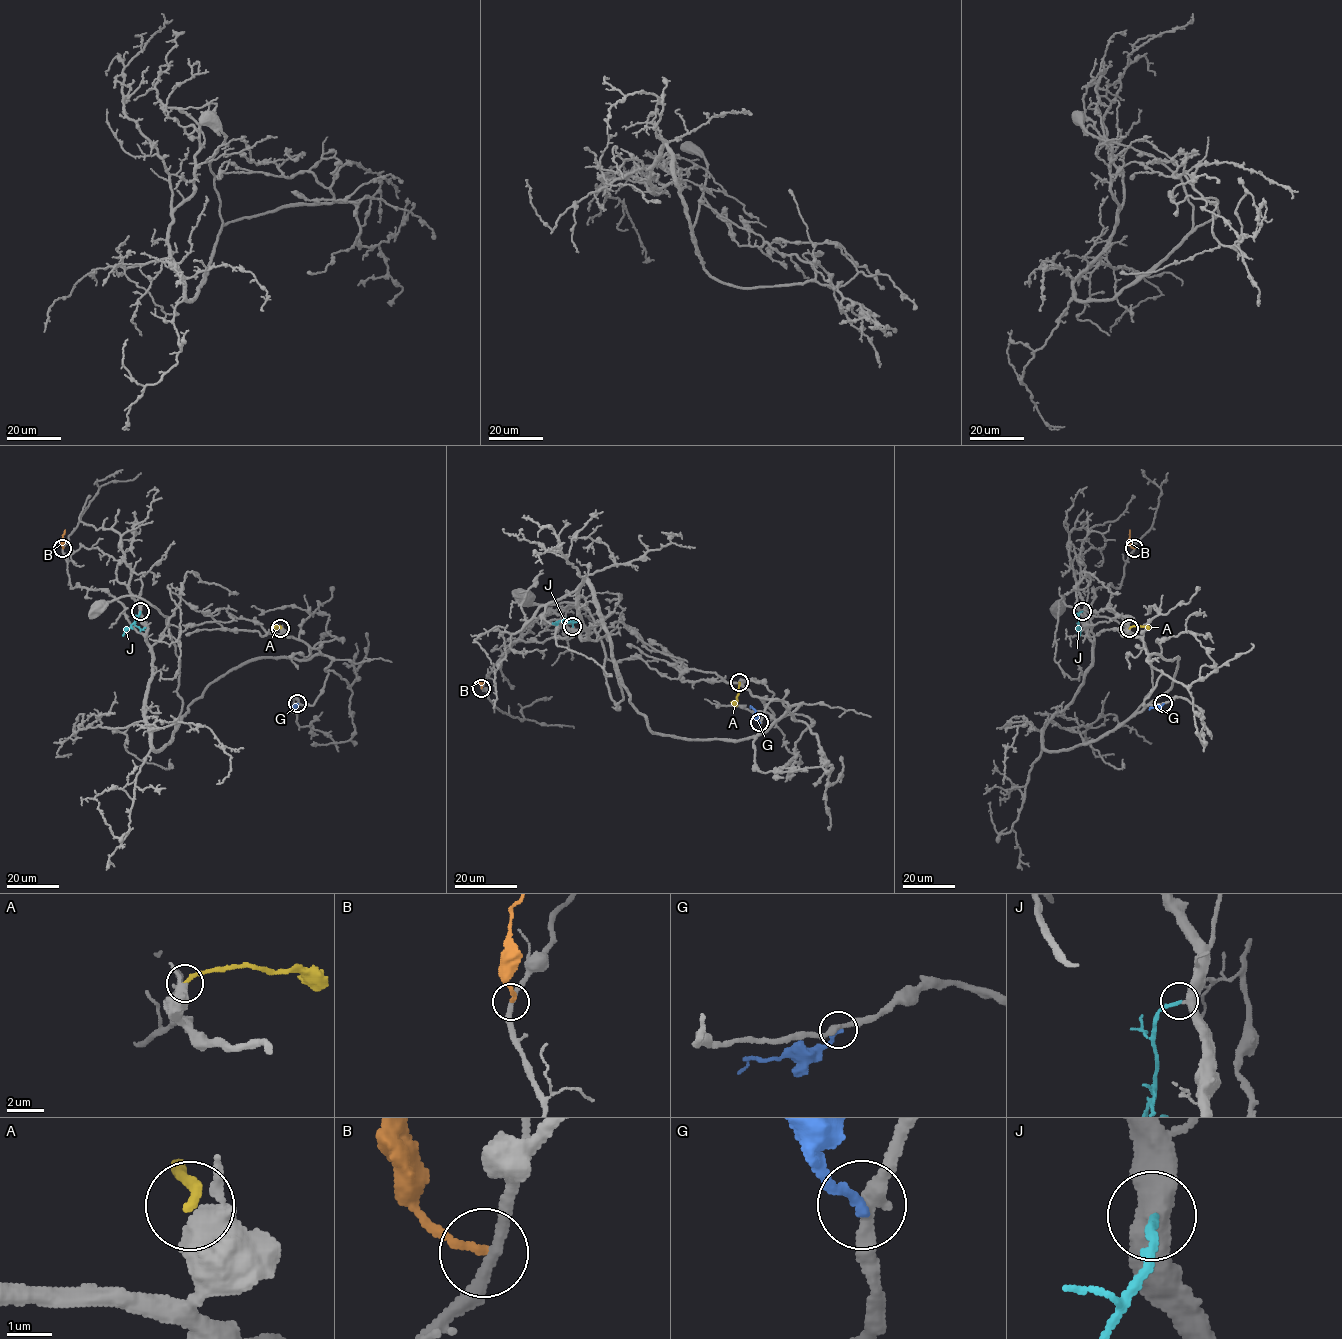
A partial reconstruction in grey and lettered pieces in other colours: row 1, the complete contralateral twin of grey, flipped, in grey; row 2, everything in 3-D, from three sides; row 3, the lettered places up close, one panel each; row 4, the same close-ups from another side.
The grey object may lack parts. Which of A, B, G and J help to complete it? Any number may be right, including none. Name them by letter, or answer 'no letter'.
J

